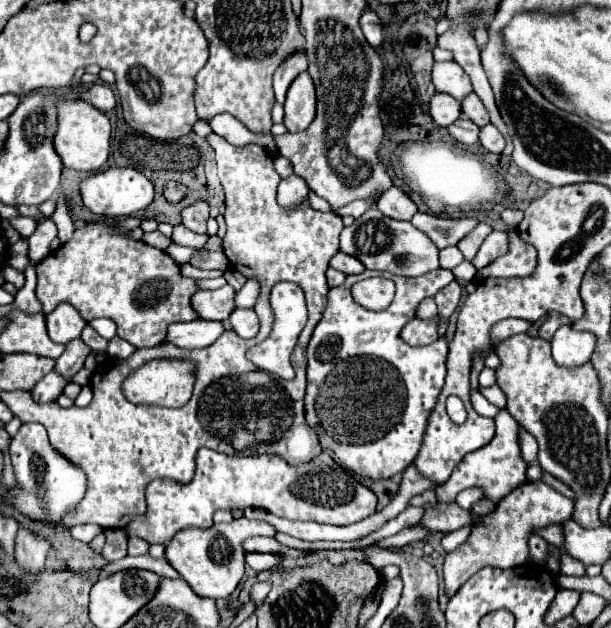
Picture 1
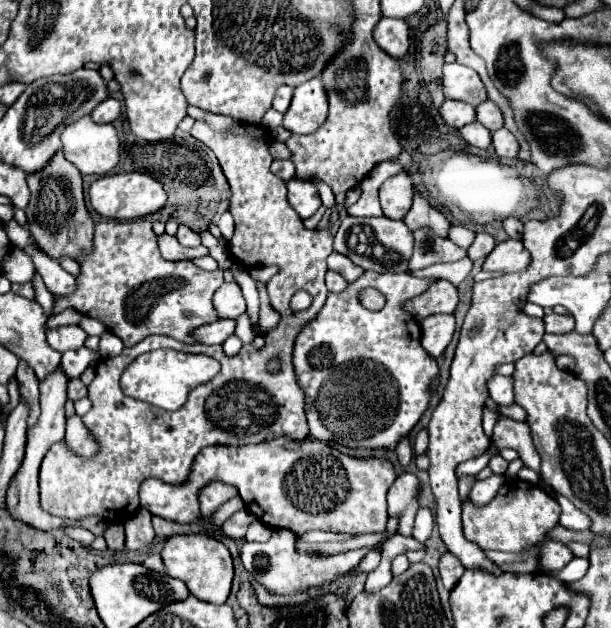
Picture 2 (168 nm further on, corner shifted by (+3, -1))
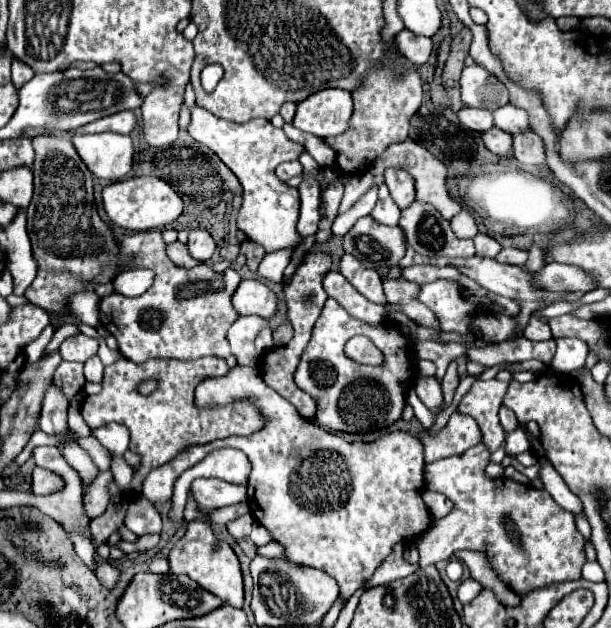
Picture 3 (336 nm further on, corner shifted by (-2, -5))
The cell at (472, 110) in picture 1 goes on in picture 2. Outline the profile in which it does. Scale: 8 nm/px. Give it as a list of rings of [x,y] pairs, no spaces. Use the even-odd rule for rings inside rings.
[[[485,100],[483,104],[479,104],[475,108],[475,112],[477,112],[477,122],[481,122],[491,132],[499,130],[503,126],[503,114],[491,100]]]

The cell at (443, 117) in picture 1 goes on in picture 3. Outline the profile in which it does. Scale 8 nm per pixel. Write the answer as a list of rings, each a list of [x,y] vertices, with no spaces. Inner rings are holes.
[[[464,106],[458,112],[458,120],[460,120],[460,124],[464,128],[474,130],[474,132],[486,132],[490,126],[494,126],[492,112],[486,110],[486,108],[470,108],[470,106]]]

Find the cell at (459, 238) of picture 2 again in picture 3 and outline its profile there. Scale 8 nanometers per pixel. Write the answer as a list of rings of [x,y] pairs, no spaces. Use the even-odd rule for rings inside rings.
[[[462,210],[452,218],[452,230],[458,238],[474,238],[478,234],[476,218],[468,210]]]

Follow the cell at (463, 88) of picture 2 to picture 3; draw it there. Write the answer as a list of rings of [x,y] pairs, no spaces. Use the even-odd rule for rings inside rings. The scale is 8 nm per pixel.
[[[478,64],[464,68],[460,86],[462,86],[462,102],[466,106],[492,110],[500,102],[500,98],[508,100],[504,84],[500,84],[496,76],[492,76],[490,72],[486,72],[486,68]]]

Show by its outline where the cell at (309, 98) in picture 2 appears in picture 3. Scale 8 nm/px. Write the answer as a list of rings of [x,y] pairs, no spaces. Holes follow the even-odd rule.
[[[320,90],[298,104],[294,126],[320,138],[346,132],[352,116],[352,94],[346,90]]]

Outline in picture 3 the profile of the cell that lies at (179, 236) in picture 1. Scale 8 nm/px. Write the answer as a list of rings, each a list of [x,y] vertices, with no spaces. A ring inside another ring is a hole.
[[[192,230],[190,232],[190,238],[188,238],[188,250],[190,250],[192,258],[196,258],[200,262],[206,262],[216,252],[216,242],[212,240],[210,232]]]

